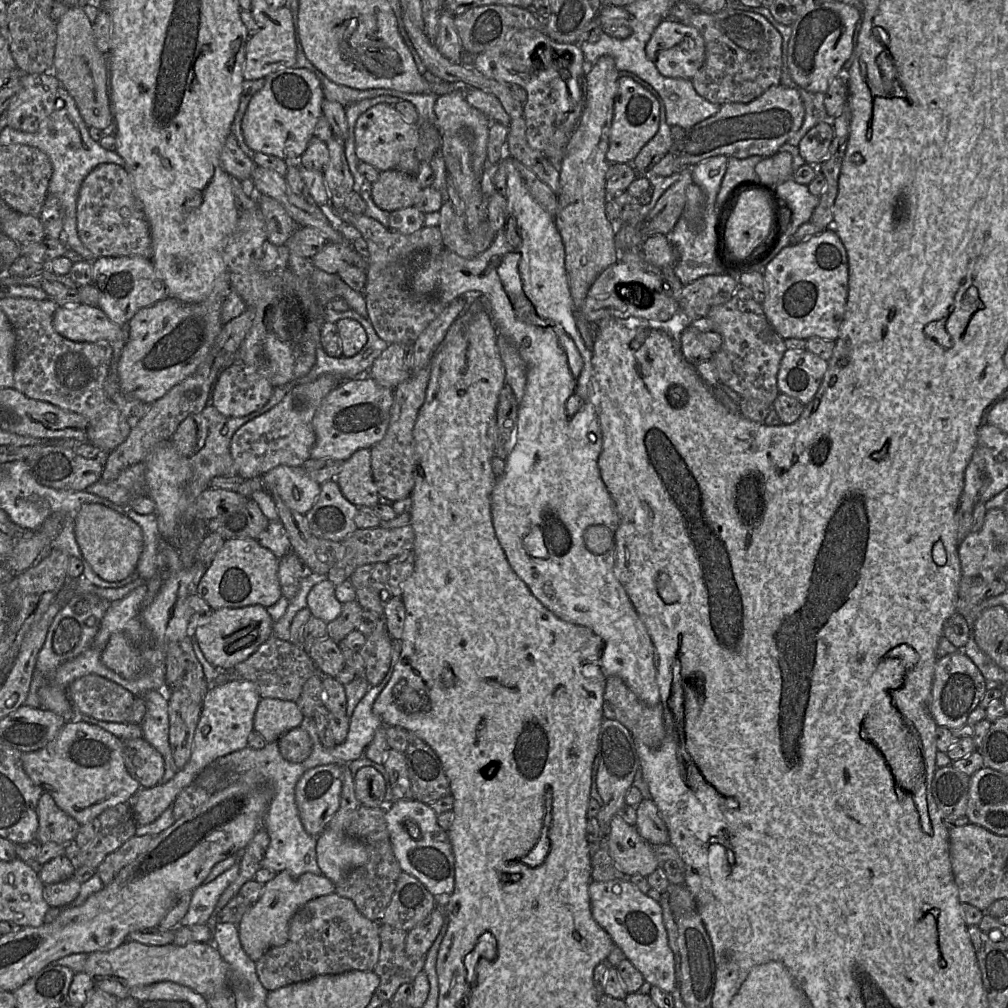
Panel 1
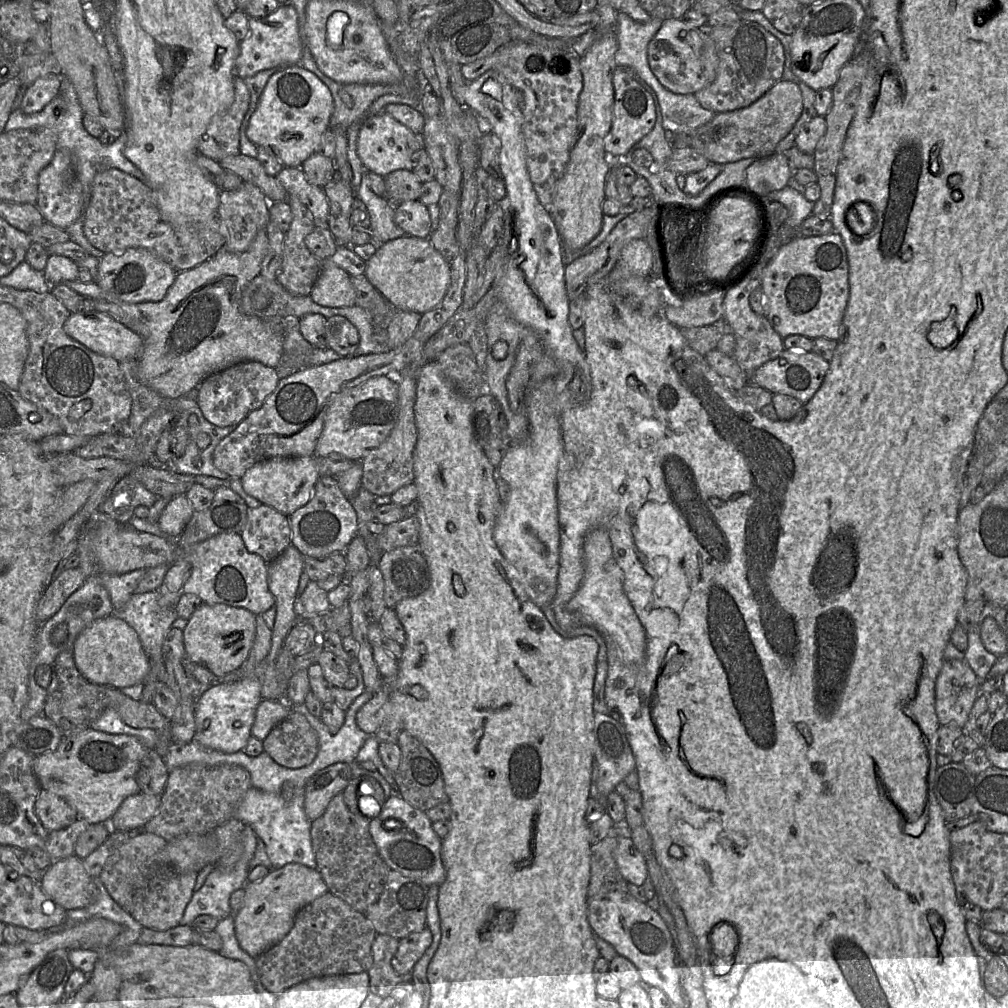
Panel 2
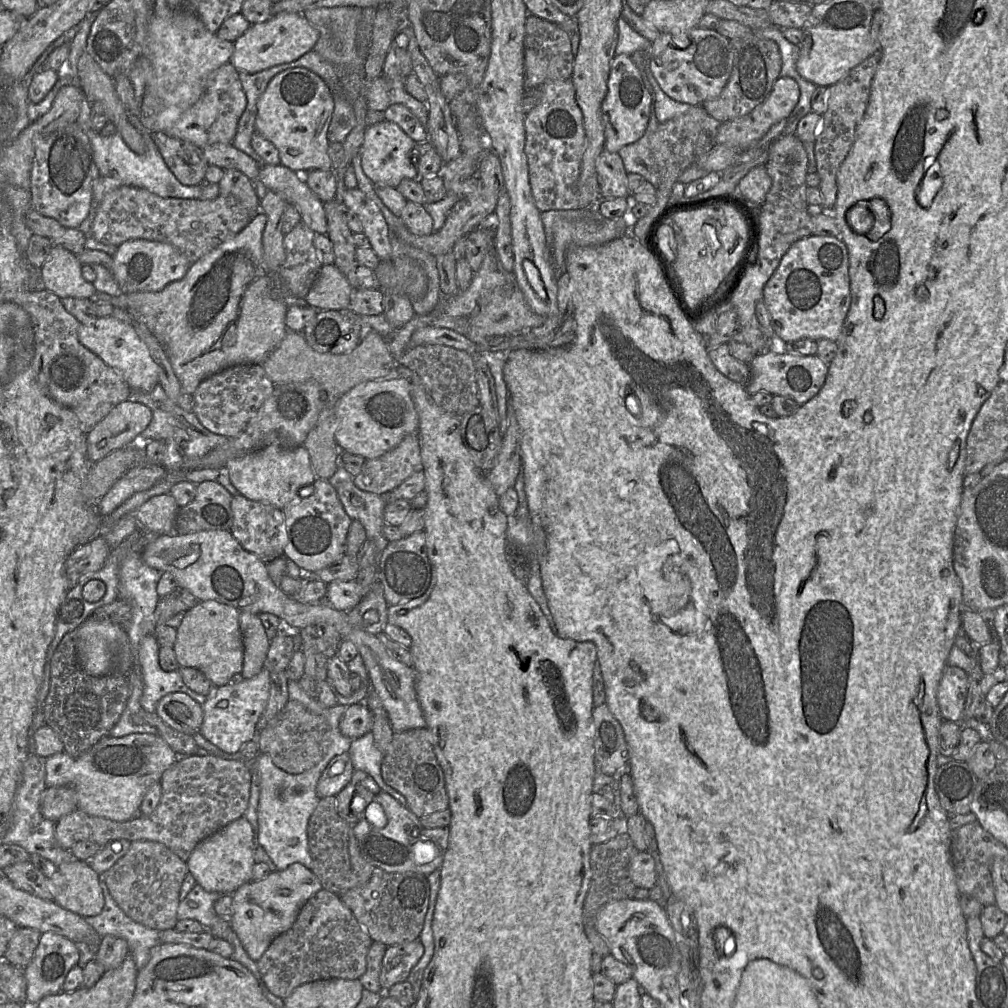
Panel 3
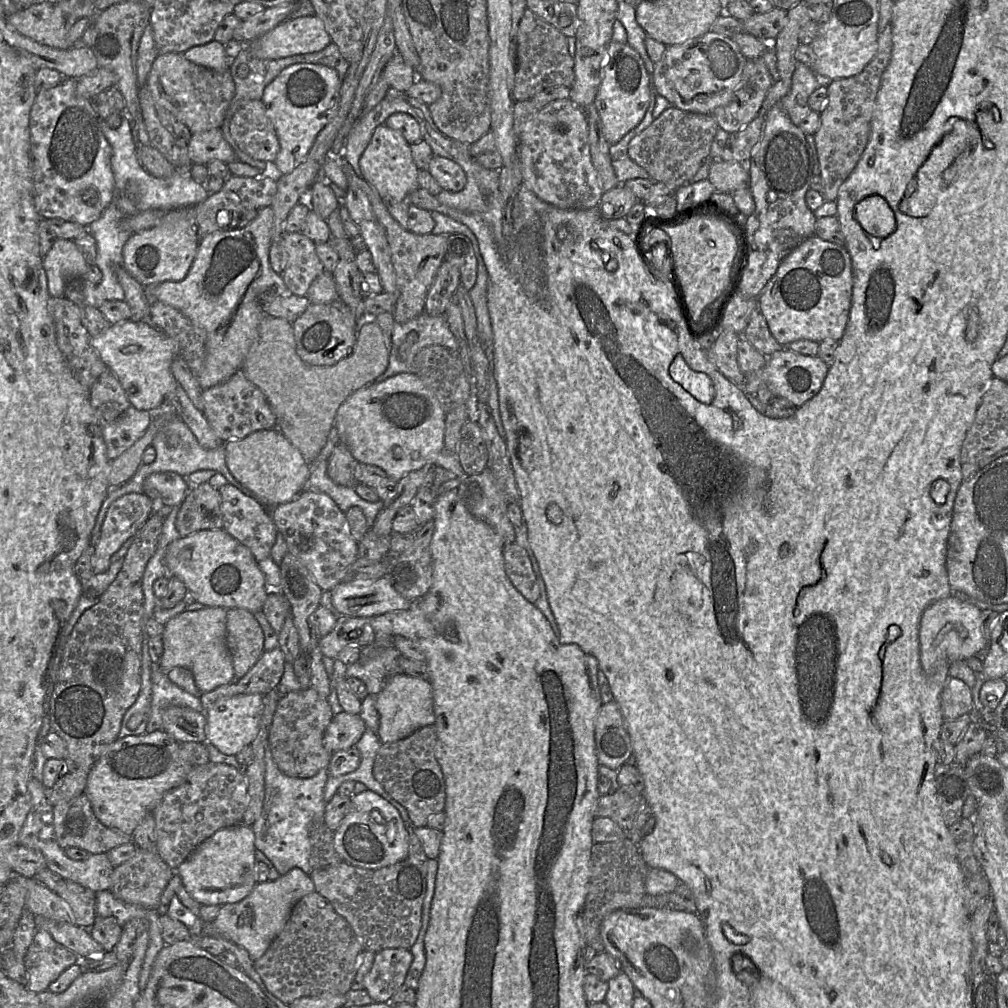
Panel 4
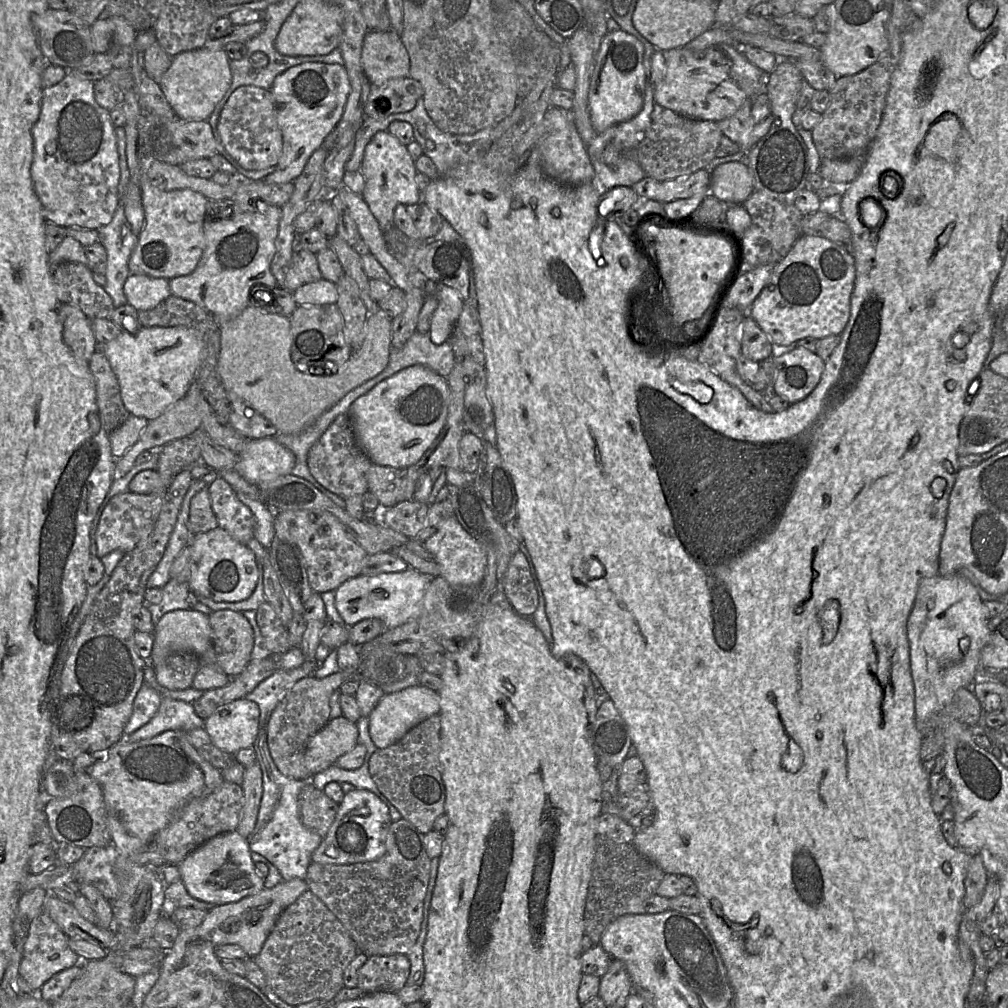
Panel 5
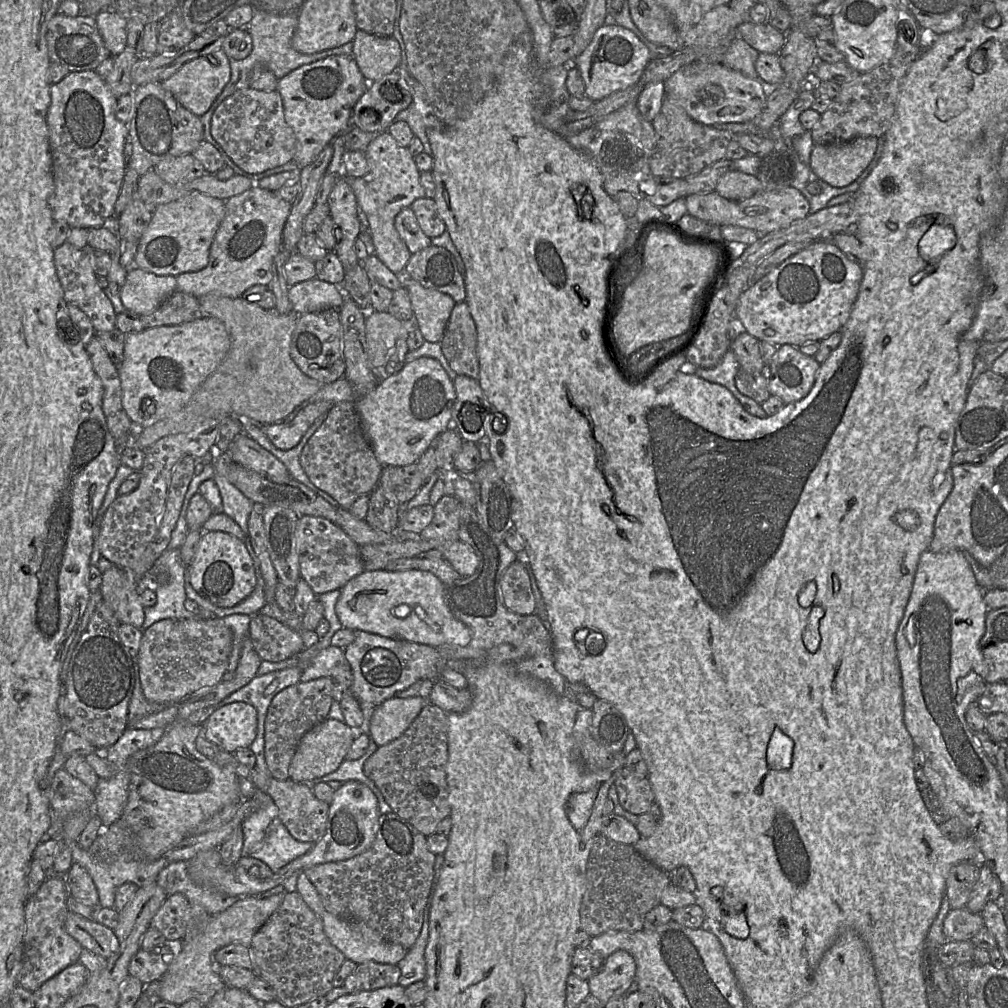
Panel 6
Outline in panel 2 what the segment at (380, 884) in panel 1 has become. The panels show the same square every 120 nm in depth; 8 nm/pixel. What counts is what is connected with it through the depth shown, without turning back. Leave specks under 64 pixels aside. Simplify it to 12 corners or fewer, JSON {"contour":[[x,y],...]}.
{"contour":[[343,793],[311,824],[328,893],[360,913],[391,871]]}

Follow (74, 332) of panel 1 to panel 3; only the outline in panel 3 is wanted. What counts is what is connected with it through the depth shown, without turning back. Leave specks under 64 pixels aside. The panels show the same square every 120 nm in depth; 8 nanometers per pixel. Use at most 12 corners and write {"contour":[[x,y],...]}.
{"contour":[[115,317],[81,324],[78,339],[133,392],[159,367],[135,329]]}

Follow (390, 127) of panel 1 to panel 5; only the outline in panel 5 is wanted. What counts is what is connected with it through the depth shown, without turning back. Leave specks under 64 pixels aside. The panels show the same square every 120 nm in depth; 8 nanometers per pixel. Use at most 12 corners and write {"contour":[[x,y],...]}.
{"contour":[[388,130],[365,147],[361,194],[384,232],[422,202],[415,161]]}

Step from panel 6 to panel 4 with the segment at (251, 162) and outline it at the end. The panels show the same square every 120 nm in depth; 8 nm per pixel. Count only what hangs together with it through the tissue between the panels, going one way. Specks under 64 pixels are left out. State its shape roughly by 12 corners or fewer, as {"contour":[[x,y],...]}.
{"contour":[[247,100],[230,125],[237,146],[274,163],[280,144],[262,100]]}

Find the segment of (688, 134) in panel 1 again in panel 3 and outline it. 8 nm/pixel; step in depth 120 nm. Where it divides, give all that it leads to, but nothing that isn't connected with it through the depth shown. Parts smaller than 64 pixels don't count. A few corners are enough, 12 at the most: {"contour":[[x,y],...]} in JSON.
{"contour":[[779,77],[751,112],[722,122],[715,144],[745,151],[786,118],[799,85]]}

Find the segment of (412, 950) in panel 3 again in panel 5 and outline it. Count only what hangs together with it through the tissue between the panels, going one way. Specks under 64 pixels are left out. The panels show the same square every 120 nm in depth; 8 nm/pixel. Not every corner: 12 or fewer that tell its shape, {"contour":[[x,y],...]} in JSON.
{"contour":[[407,955],[370,956],[358,971],[365,994],[398,993]]}

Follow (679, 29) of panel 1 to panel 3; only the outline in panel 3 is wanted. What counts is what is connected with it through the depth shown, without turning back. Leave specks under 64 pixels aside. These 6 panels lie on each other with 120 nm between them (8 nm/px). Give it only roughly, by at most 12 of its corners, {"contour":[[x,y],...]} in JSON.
{"contour":[[695,27],[660,33],[650,69],[670,98],[702,105],[733,68],[730,39]]}

